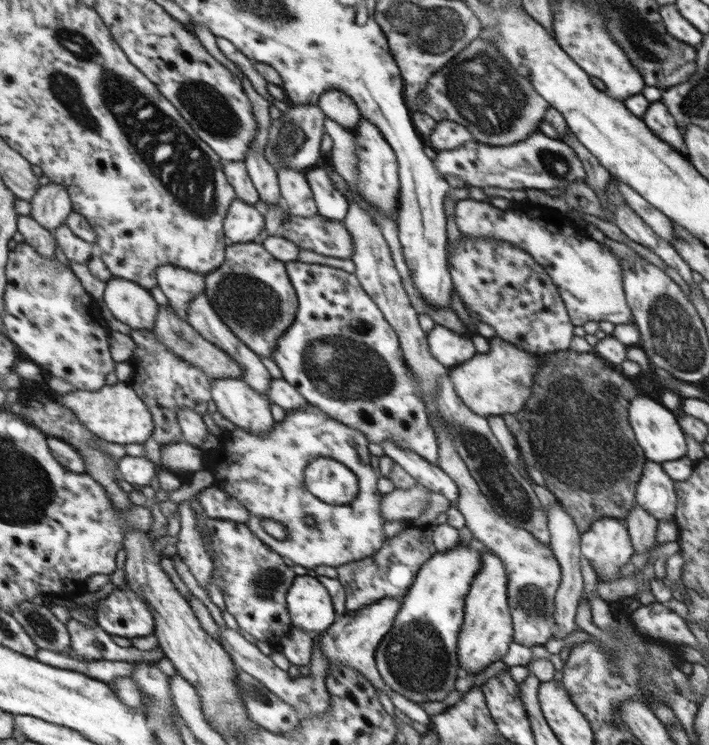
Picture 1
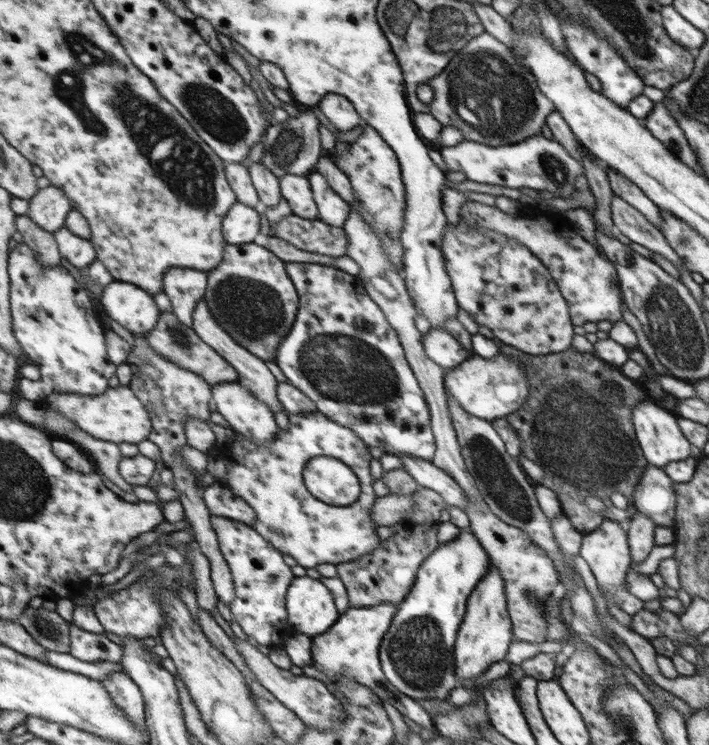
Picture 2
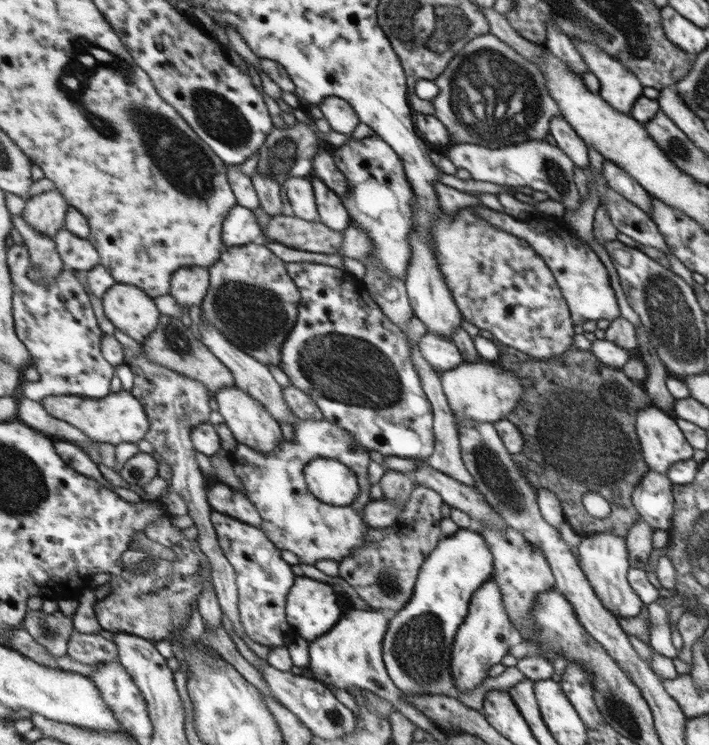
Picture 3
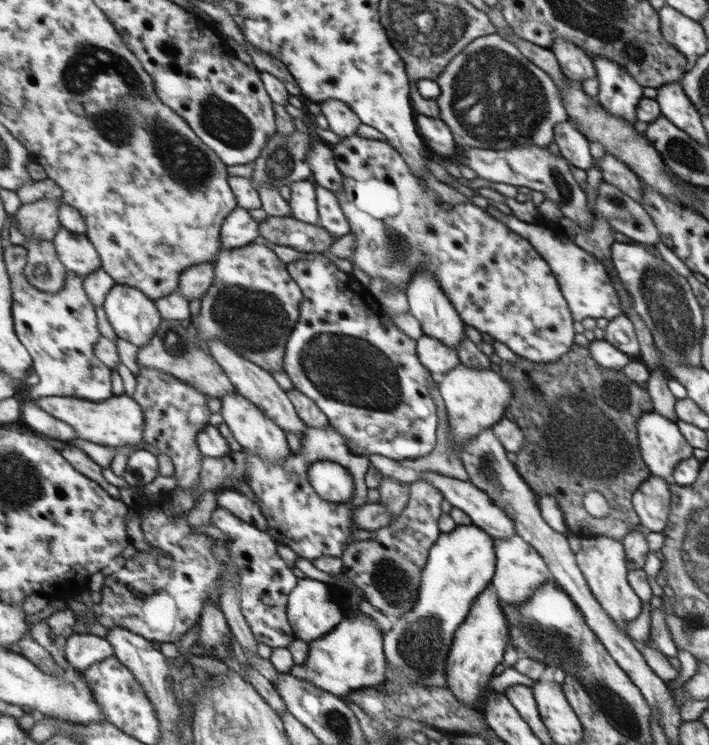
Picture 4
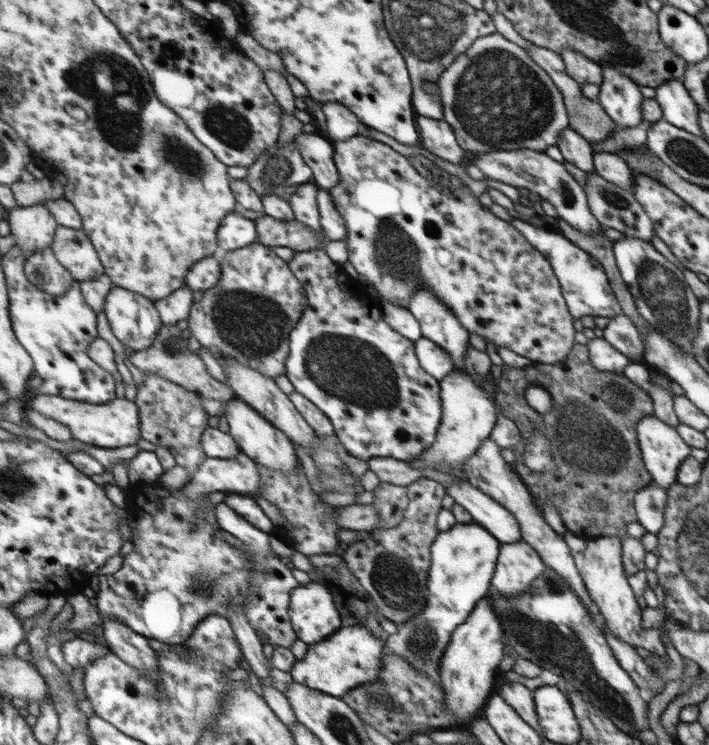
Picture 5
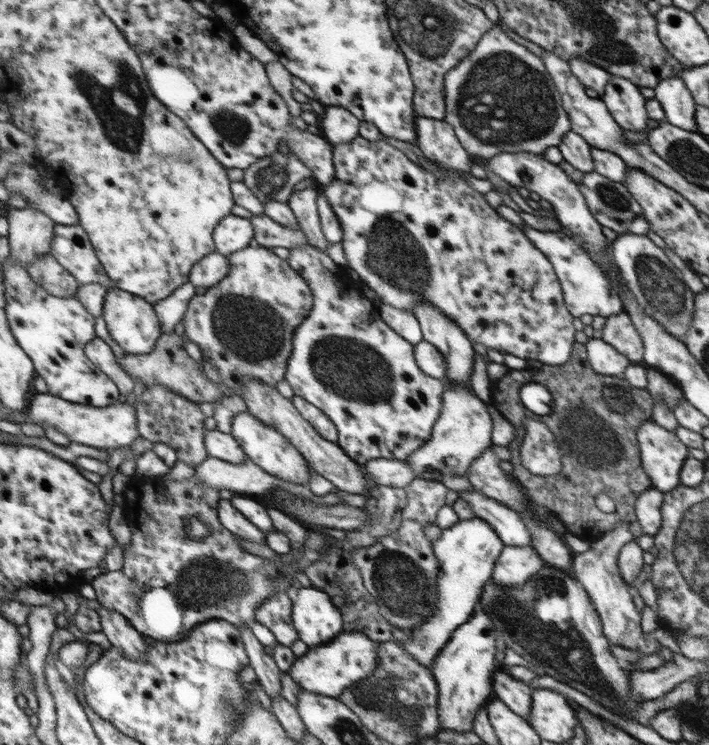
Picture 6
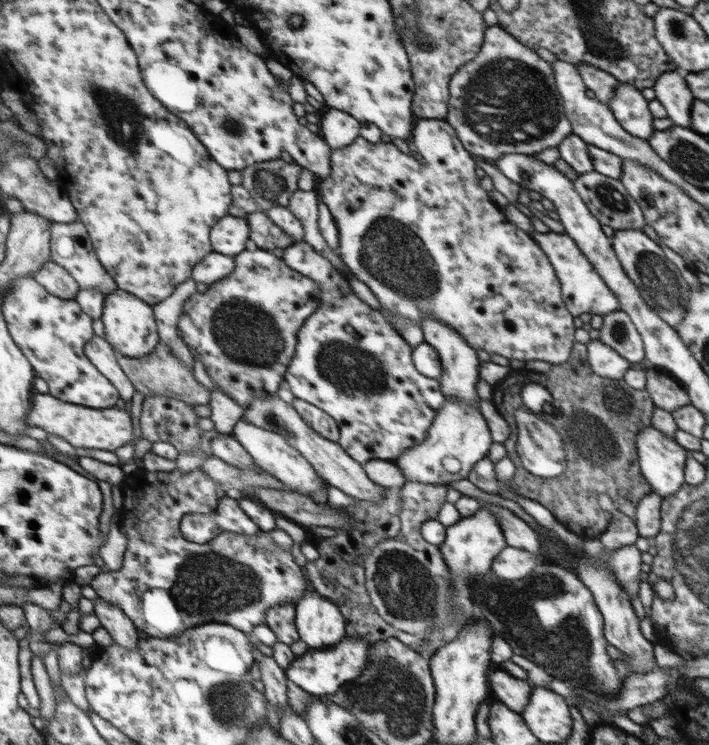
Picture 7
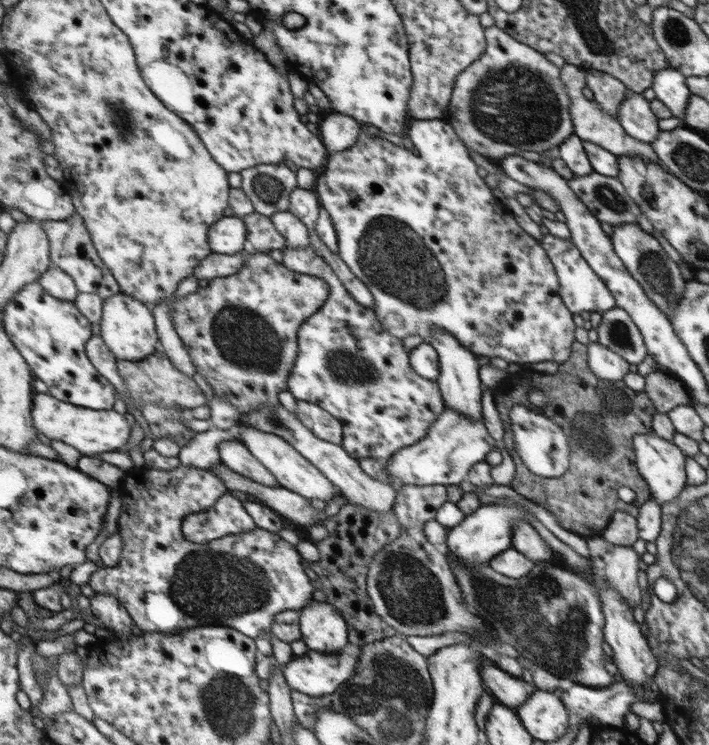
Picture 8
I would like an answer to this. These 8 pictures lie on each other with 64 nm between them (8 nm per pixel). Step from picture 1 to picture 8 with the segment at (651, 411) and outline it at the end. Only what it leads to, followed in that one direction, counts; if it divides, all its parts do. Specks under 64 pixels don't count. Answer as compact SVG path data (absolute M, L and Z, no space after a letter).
M653 432L637 435L633 439L633 446L637 472L647 482L653 501L659 505L675 501L687 486L687 472L684 469L684 460L687 458L685 453L672 441L665 440L664 437L659 437Z

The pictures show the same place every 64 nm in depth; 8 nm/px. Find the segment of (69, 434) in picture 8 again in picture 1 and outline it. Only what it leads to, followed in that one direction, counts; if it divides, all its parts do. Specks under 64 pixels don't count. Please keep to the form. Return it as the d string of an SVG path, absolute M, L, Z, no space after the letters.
M128 382L106 385L95 392L71 392L65 396L57 396L57 402L63 406L69 404L73 412L77 412L79 420L99 438L117 444L143 444L152 438L155 431L155 419L144 399Z

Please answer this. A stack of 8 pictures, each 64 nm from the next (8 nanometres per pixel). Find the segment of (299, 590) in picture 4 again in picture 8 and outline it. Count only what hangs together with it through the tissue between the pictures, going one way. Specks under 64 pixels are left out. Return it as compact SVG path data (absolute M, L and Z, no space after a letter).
M309 601L298 611L301 641L310 651L337 654L348 642L348 623L329 604Z

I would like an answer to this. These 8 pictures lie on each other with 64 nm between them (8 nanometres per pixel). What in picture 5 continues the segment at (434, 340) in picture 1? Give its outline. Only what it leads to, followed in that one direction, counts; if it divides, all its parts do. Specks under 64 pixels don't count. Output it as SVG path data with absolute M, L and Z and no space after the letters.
M423 337L416 340L414 344L421 368L428 372L429 376L440 381L446 374L454 370L451 355L440 345Z

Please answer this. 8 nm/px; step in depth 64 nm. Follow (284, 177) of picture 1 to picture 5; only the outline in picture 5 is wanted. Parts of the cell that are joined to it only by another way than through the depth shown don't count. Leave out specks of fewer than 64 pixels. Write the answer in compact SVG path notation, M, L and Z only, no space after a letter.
M313 182L298 184L295 193L287 198L294 219L308 225L314 232L321 231L316 207L317 190L318 187Z

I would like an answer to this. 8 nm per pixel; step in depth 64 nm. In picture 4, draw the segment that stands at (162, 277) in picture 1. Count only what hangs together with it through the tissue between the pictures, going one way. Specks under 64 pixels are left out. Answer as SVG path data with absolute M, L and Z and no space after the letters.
M216 263L198 264L195 267L188 268L180 276L180 286L177 291L181 291L189 300L202 298L212 287L216 278Z

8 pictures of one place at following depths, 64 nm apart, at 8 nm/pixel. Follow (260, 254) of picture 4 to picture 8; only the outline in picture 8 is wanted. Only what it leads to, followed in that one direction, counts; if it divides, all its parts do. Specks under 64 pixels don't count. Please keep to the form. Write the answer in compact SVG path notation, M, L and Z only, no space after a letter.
M255 252L249 254L249 257L244 260L241 268L233 274L213 279L204 288L199 287L197 292L188 294L182 299L179 299L172 307L172 319L175 330L183 339L189 354L192 356L197 373L202 375L204 380L212 387L216 396L220 396L221 400L227 402L238 410L240 414L248 413L260 409L260 407L274 408L278 402L278 394L281 390L286 390L286 383L288 380L289 371L292 370L293 363L296 360L296 332L301 323L304 322L308 316L316 313L324 304L324 300L328 298L329 287L328 284L320 278L314 276L307 276L305 273L293 272L292 269L285 268L282 263L278 263L269 257L269 254Z

